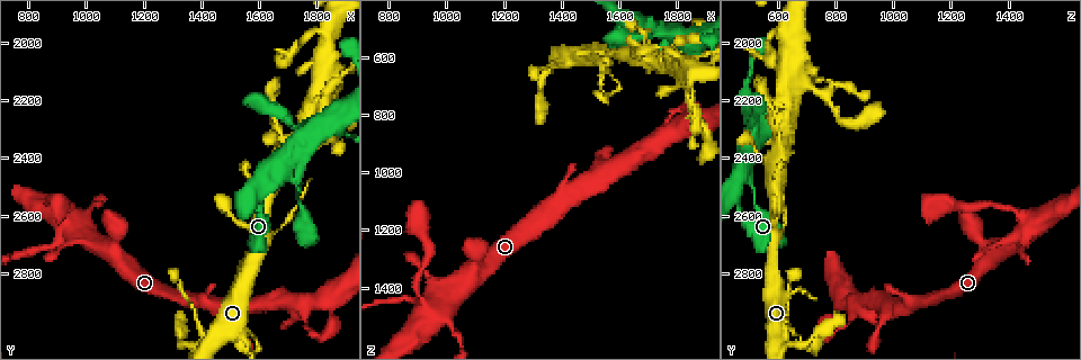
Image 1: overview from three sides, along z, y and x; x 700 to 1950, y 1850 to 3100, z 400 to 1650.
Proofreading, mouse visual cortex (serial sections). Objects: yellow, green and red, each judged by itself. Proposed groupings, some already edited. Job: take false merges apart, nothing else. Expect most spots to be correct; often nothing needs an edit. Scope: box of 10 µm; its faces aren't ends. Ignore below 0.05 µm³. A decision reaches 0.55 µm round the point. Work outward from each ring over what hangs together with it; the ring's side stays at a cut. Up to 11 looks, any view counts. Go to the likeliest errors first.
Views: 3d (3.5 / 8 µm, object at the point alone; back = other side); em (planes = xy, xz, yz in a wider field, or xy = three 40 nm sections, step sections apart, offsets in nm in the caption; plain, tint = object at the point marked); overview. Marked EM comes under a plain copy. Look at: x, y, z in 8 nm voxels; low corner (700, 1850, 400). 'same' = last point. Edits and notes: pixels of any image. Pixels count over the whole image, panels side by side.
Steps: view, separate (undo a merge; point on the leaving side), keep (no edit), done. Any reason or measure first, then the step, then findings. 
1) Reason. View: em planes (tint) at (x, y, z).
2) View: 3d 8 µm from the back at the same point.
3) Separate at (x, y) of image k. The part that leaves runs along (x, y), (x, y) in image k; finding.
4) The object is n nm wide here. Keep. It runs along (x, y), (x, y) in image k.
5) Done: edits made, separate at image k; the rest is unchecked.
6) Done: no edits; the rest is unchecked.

Four or more arms meet. View: 3d 3.5 µm at (920, 2620, 1460).

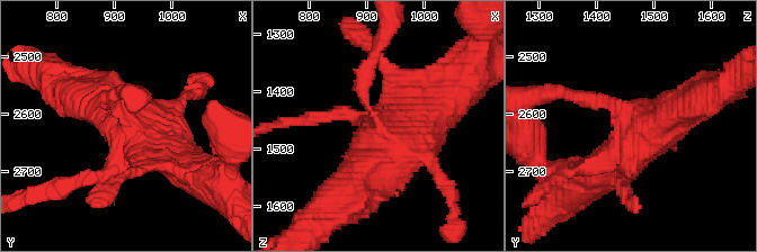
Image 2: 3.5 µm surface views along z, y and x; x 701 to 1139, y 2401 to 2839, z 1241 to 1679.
Need the tissue. View: em xy step 3 (tint) at (925, 2615, 1460).

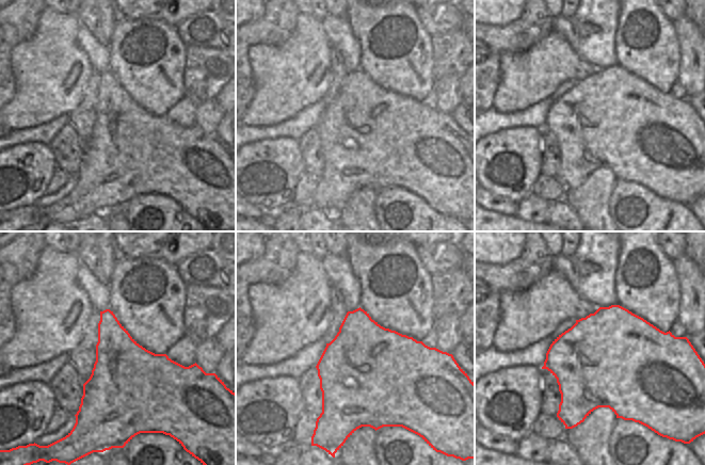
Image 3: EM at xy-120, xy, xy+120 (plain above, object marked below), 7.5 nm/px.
Keep. It runs along (194, 171), (135, 133), (108, 98) in image 2; all the same cell.

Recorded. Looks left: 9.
A narrow waist. View: 3d 3.5 µm at (1820, 2130, 630).

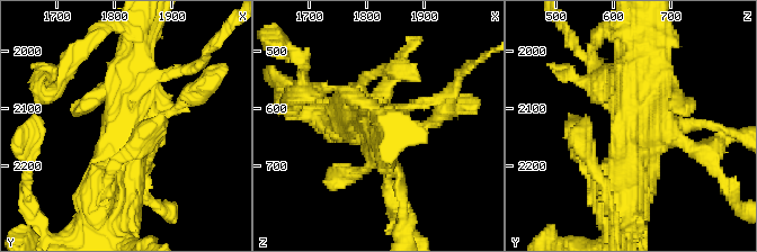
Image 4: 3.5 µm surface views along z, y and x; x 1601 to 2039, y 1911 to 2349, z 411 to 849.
View: em xy step 5 (tint) at (1820, 2135, 635).

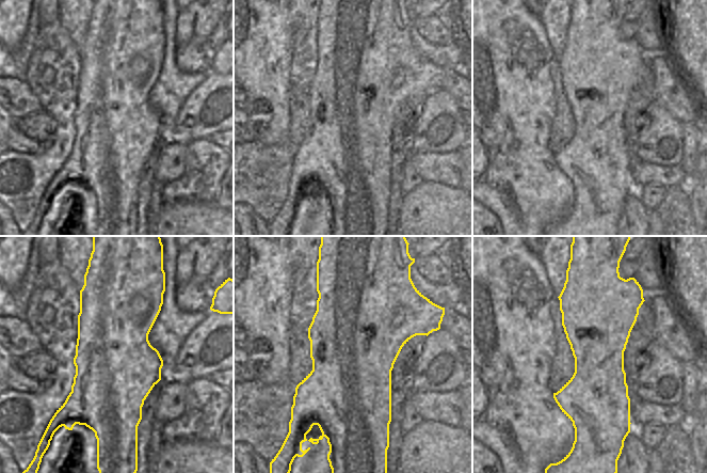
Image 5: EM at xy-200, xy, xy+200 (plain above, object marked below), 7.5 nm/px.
Keep. It runs along (122, 218), (128, 198), (132, 63) in image 4; all the same cell.

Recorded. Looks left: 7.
Abrupt turn. View: 3d 3.5 µm at (1400, 2990, 640).

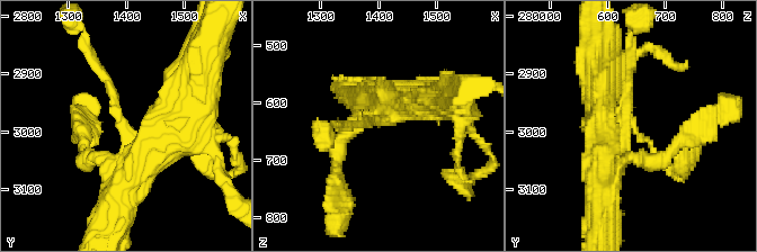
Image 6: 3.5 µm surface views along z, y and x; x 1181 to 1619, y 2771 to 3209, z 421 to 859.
View: em planes (tint) at (1400, 3000, 630).

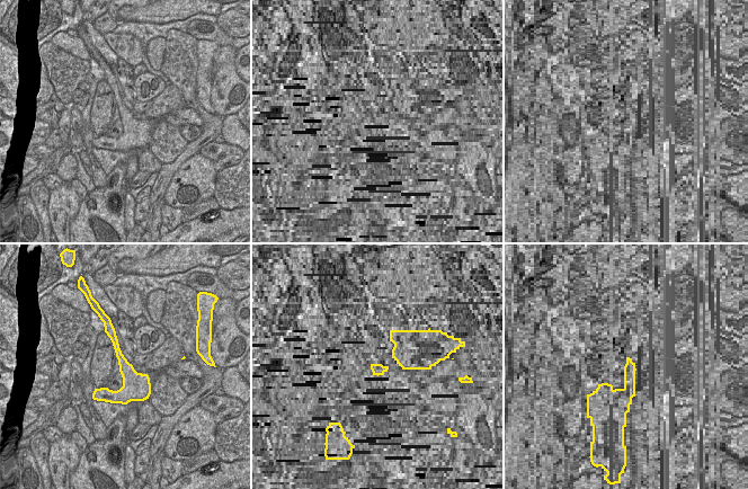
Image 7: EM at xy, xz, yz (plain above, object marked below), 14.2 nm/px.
View: em xy step 3 (tint) at the same point.

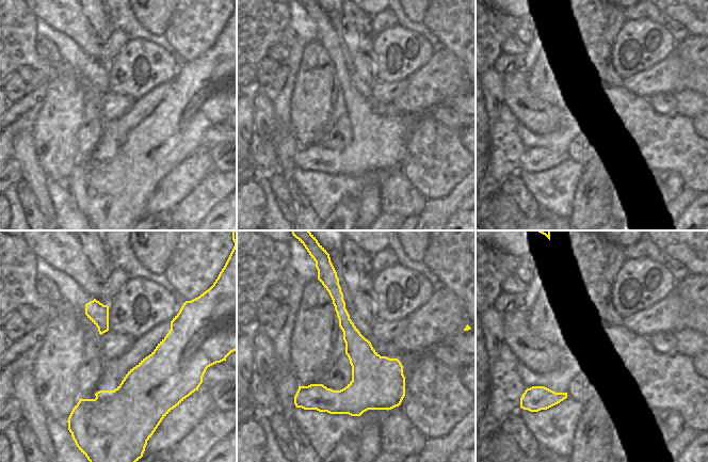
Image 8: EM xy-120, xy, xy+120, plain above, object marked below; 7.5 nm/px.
Keep. It runs along (177, 120), (142, 147), (97, 65) in image 6; continuous, no second cell.

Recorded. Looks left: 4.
Small branch off a trunk. View: 3d 3.5 µm at (1760, 2940, 870).

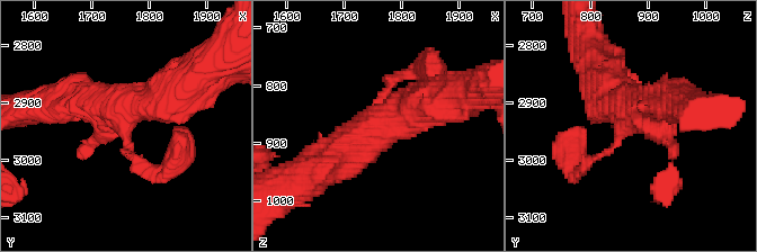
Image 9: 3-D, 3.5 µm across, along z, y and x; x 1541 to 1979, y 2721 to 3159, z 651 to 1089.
View: em xy step 3 (tint) at (1750, 2935, 860).

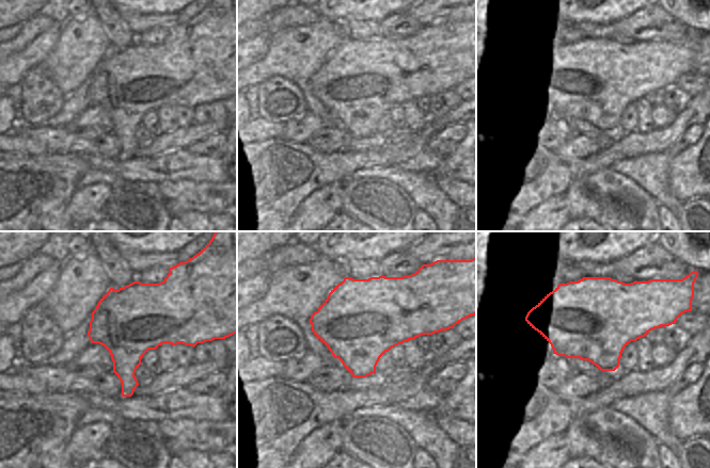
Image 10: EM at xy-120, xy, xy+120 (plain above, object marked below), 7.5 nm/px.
View: em planes (tint) at the same point.

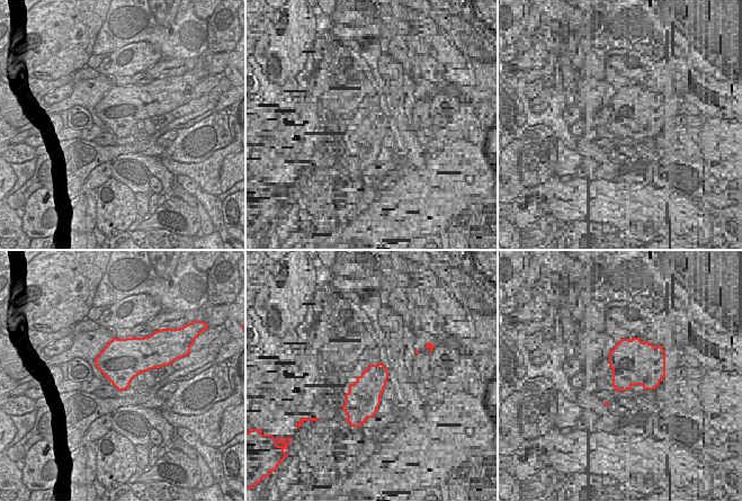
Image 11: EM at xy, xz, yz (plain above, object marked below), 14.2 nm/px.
Keep. Continuous, no second cell.

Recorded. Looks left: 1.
Done: no edits; the rest is unchecked.

